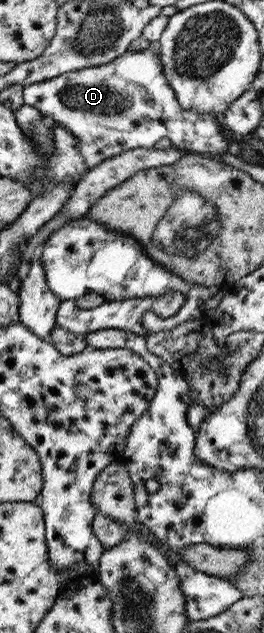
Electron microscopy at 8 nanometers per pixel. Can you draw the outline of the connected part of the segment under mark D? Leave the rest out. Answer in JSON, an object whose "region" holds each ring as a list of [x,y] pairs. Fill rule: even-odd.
{"region":[[[149,49],[126,51],[108,64],[65,72],[50,80],[29,84],[23,90],[23,103],[37,108],[46,119],[60,123],[72,136],[76,136],[79,143],[77,149],[90,168],[127,150],[152,148],[162,138],[170,140],[172,146],[183,153],[220,155],[229,152],[223,118],[180,107],[175,92],[164,76],[161,58]]]}

